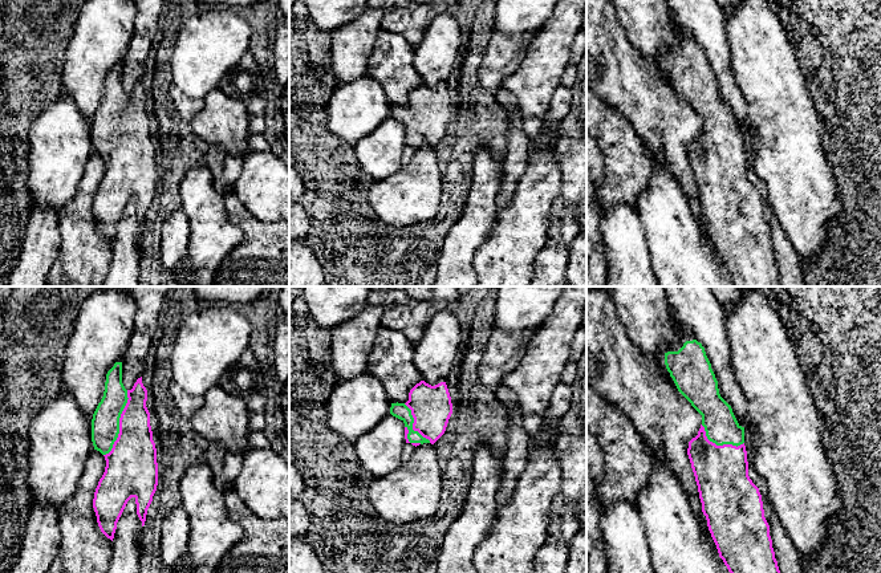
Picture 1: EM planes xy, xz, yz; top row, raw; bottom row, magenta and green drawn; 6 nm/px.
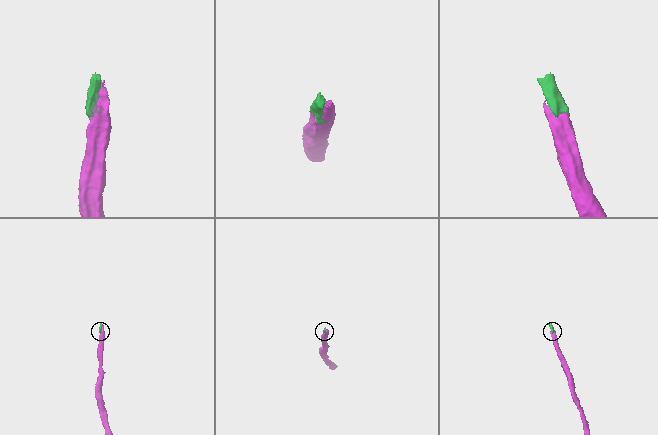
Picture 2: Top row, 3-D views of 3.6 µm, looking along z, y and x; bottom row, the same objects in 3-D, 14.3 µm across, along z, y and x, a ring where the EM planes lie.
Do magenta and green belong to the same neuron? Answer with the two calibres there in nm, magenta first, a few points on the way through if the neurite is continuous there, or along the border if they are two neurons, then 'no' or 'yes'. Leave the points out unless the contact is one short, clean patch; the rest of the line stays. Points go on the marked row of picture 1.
300 nm thick on the magenta side, 180 nm on the other; yes

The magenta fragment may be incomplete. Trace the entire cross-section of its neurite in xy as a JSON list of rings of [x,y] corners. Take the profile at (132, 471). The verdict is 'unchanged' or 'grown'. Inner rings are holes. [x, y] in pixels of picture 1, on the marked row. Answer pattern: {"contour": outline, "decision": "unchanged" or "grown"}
{"contour": [[[115,362],[106,374],[103,397],[92,419],[94,450],[106,460],[93,508],[101,532],[111,541],[131,497],[135,499],[137,515],[145,525],[158,485],[157,448],[146,401],[147,390],[142,377],[131,390],[126,390],[122,362]]], "decision": "grown"}

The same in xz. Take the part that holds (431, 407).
{"contour": [[[421,381],[409,393],[406,403],[391,403],[390,414],[405,423],[406,443],[434,444],[446,431],[452,414],[446,382],[435,386]]], "decision": "grown"}

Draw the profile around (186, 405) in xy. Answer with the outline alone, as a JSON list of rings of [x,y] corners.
[[[174,381],[170,385],[170,393],[176,407],[176,413],[179,413],[187,420],[191,420],[195,411],[204,403],[203,397],[188,394]]]

